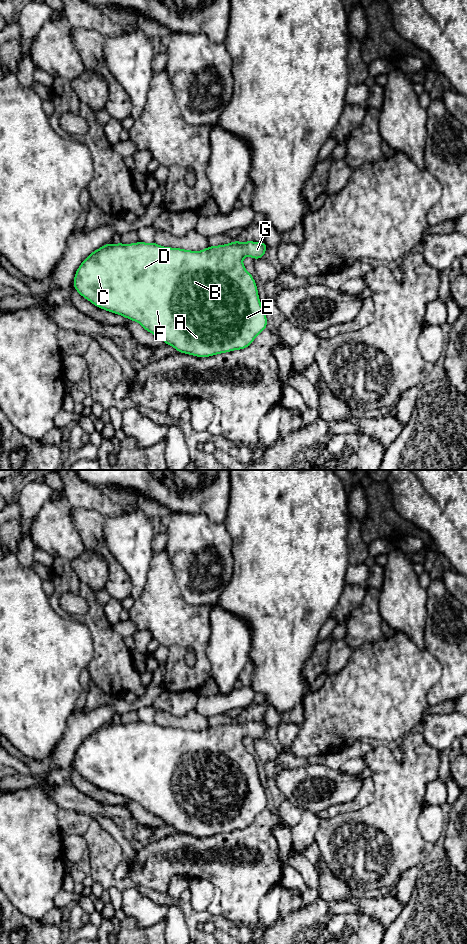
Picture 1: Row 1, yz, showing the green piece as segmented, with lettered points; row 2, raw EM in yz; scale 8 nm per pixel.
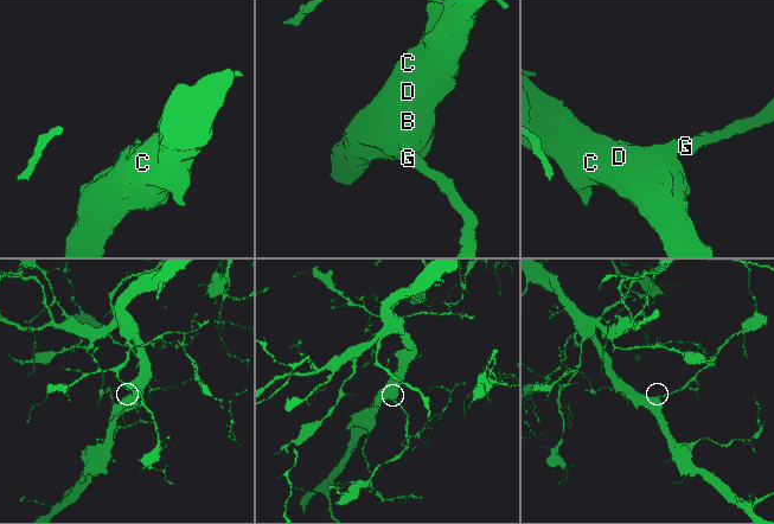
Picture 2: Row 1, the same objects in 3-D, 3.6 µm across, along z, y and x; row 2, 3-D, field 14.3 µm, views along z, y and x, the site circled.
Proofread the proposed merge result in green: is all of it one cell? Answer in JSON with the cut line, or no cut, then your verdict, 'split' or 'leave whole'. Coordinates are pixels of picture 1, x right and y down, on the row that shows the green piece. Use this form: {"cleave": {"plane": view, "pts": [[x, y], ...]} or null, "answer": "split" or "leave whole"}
{"cleave": null, "answer": "leave whole"}

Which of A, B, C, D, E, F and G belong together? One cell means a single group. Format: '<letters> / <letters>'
A B C D E F G

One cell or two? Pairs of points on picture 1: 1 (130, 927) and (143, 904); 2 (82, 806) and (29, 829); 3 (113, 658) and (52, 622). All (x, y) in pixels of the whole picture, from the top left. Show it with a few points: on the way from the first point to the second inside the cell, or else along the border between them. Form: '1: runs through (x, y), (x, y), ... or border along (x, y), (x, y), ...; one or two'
1: border along (126, 916), (132, 917), (142, 927), (158, 922); two
2: border along (44, 791), (59, 809); two
3: border along (84, 624), (93, 643), (93, 656), (86, 668); two

